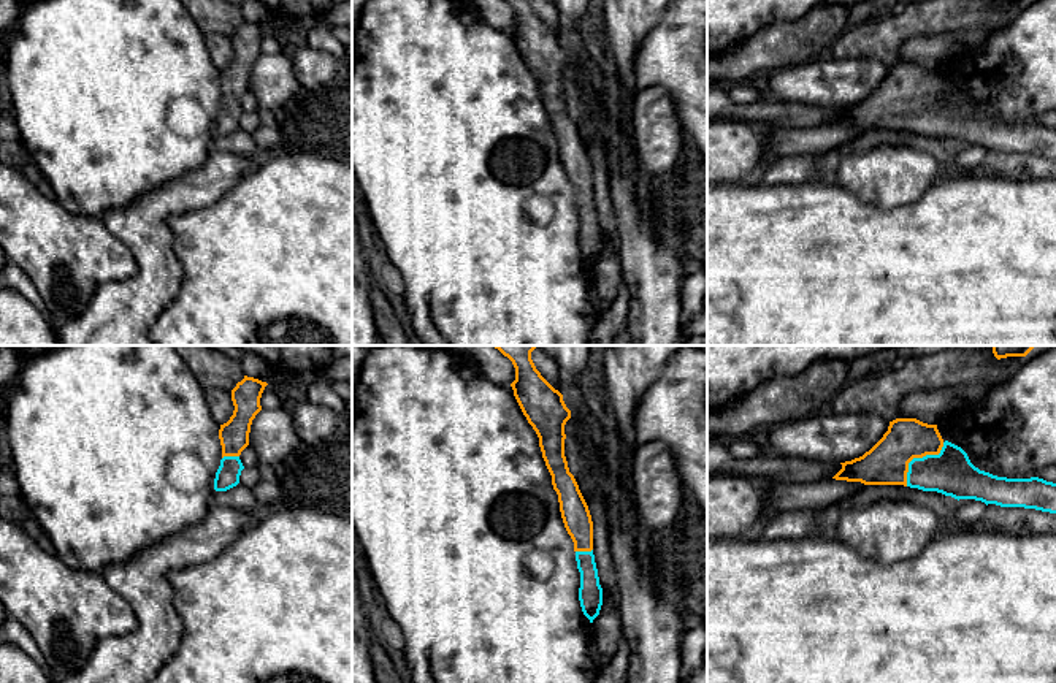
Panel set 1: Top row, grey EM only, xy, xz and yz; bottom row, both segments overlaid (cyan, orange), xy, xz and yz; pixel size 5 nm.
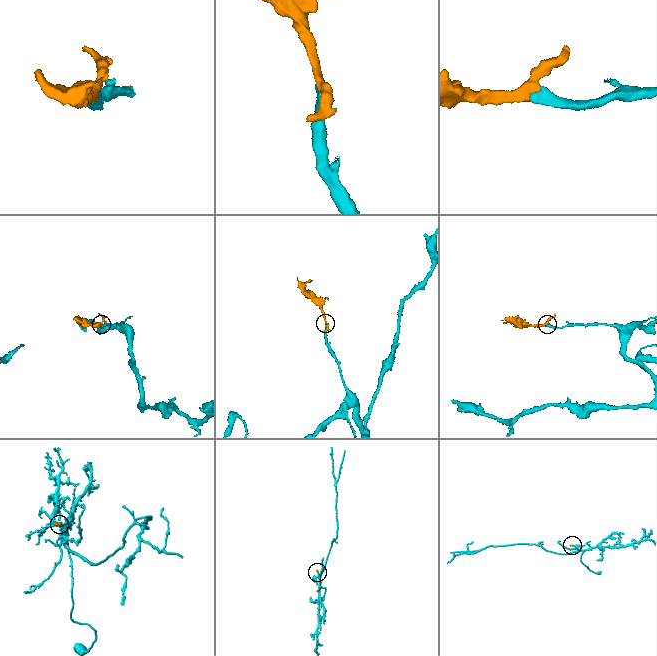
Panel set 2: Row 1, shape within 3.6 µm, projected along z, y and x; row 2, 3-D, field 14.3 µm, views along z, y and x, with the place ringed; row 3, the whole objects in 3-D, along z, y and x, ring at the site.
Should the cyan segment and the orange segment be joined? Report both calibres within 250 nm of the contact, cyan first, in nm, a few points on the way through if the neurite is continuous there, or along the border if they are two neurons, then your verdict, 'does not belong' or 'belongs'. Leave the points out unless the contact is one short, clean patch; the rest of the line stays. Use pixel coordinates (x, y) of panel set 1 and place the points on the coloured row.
220 nm thick on the cyan side, 220 nm on the other; runs through yz (950, 473), (942, 466), (917, 458), (896, 458), (887, 463); belongs

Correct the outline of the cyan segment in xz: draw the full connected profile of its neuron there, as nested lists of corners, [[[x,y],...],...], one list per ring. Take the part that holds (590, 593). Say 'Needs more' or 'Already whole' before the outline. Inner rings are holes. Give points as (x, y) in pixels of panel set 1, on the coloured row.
Needs more. [[[538,345],[493,347],[507,357],[515,368],[515,380],[511,387],[523,415],[539,437],[542,458],[558,494],[561,518],[574,542],[580,572],[580,607],[593,623],[603,605],[603,588],[593,555],[591,515],[564,456],[564,425],[571,418],[571,410],[566,407],[563,395],[536,369],[531,352]]]

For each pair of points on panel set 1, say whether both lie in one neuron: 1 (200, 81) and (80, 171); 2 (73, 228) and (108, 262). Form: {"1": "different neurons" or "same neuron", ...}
{"1": "same neuron", "2": "same neuron"}

